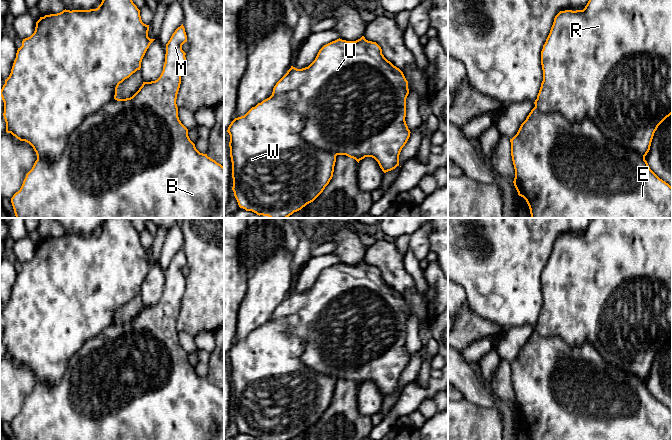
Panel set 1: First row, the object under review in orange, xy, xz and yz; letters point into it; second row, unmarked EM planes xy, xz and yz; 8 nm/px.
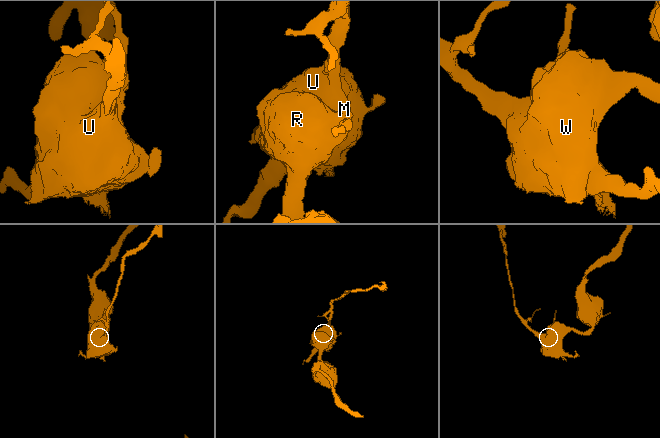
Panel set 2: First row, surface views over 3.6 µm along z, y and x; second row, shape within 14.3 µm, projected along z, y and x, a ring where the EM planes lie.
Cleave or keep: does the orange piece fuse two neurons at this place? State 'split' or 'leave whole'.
split

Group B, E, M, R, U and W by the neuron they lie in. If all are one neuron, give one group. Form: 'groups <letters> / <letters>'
groups B E M U / R W

